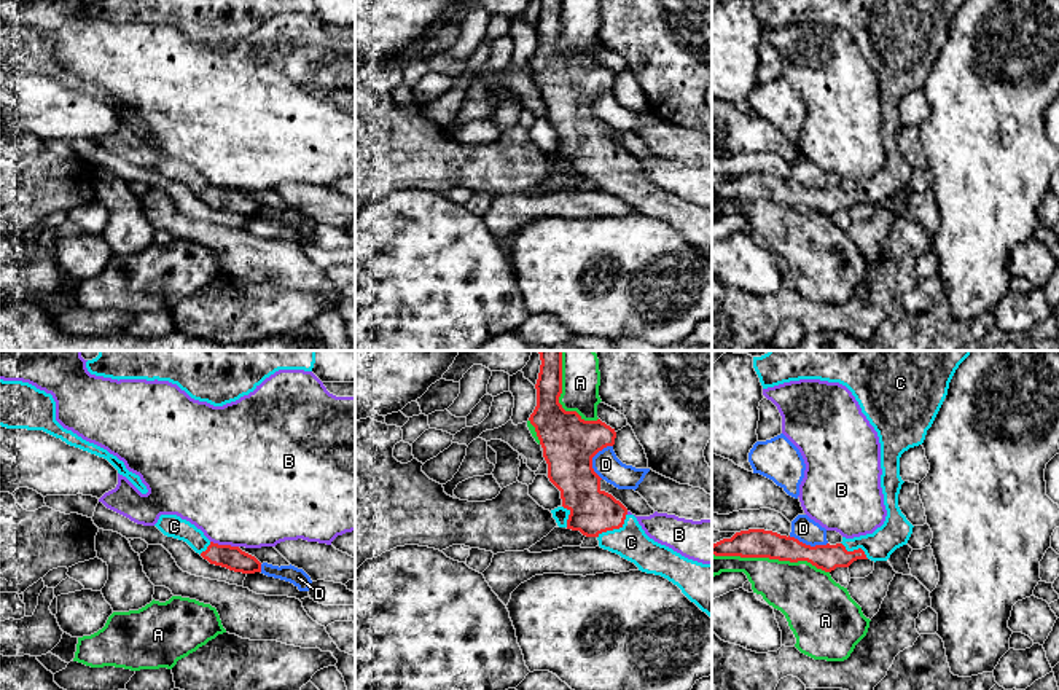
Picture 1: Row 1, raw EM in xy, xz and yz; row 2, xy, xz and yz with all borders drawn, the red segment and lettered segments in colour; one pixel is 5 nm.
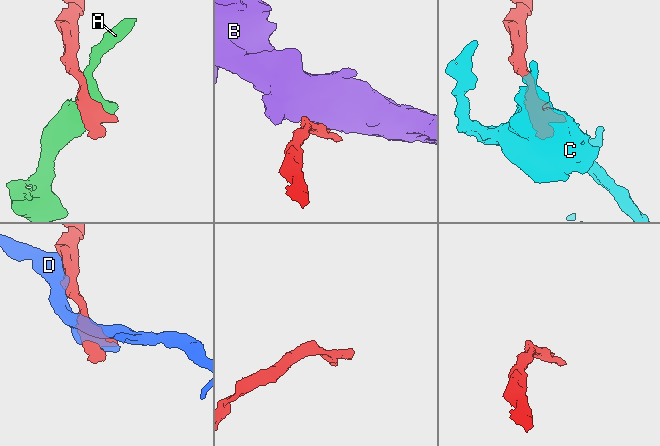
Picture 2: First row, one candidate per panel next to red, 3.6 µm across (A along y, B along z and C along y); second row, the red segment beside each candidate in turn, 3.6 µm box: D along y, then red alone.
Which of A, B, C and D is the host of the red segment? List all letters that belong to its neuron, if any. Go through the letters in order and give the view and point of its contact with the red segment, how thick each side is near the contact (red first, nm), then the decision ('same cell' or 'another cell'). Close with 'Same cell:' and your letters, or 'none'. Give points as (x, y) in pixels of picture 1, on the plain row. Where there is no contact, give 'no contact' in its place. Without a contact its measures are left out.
A: meets red in yz at (771, 201); 140 nm thick on the red side, 300 nm on the other; another cell
B: meets red in xy at (225, 188); 120 nm thick on the red side, 480 nm on the other; another cell
C: meets red in xz at (615, 171); 220 nm thick on the red side, 170 nm on the other; same cell
D: meets red in xz at (591, 102); 280 nm thick on the red side, 140 nm on the other; another cell
Same cell: C

